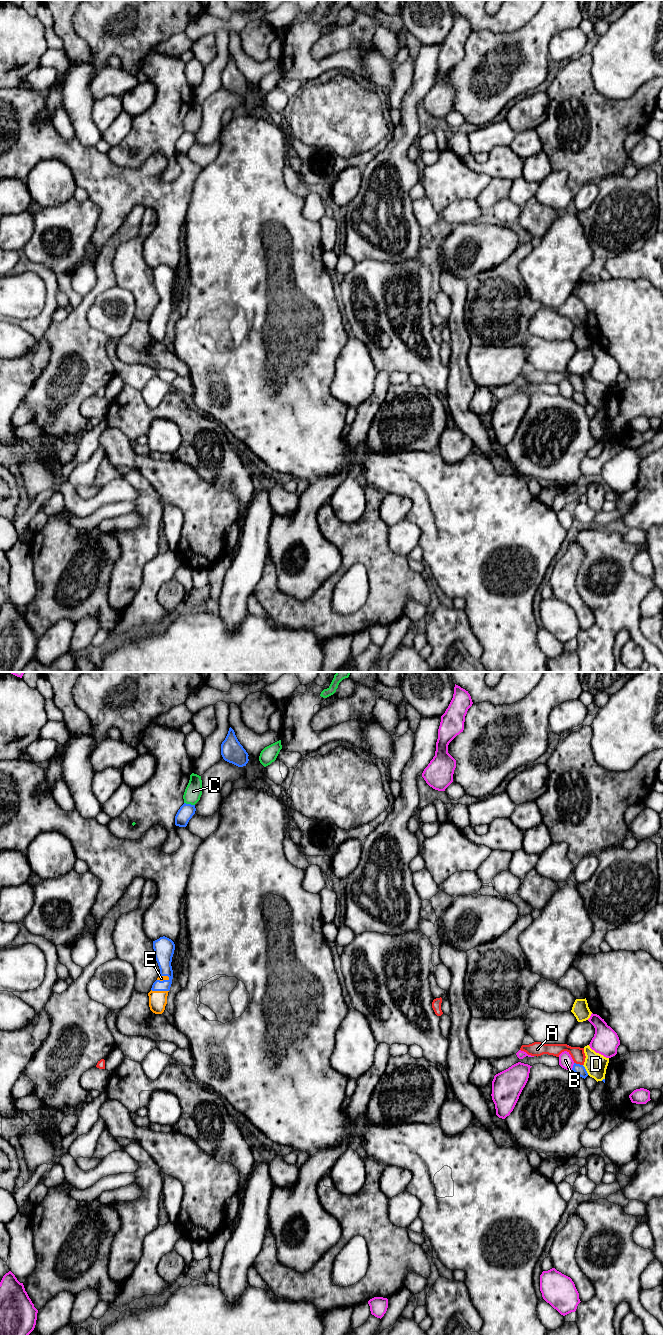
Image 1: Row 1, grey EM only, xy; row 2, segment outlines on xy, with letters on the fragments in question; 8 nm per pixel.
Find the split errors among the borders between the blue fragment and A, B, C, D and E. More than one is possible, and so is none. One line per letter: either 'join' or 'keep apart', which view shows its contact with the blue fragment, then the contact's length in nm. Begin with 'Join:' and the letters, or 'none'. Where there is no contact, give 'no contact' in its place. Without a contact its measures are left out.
Join: E
A: keep apart | xy | 80 nm
B: keep apart | xy | 60 nm
C: keep apart | xy | 90 nm
D: keep apart | xy | 90 nm
E: join | xy | 140 nm

